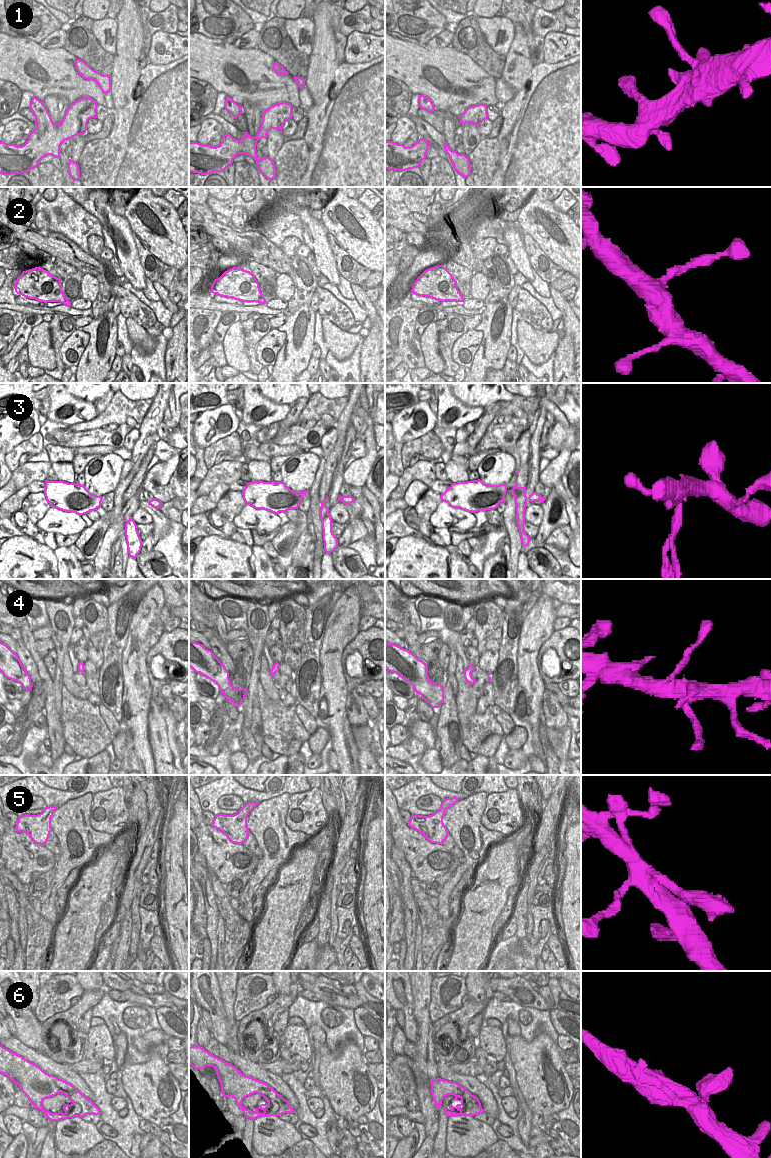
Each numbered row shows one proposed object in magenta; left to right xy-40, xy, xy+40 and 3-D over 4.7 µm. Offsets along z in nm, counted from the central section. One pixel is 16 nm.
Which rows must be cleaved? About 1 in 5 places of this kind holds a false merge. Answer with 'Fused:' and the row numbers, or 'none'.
Fused: none

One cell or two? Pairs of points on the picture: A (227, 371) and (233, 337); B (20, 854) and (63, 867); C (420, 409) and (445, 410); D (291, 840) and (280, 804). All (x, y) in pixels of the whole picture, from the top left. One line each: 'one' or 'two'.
A: two
B: two
C: two
D: one

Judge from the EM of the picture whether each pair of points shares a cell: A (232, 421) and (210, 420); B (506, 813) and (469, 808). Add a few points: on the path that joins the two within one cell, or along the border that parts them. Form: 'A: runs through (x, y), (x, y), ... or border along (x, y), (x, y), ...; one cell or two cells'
A: runs through (229, 415), (222, 412), (216, 417); one cell
B: border along (488, 794), (481, 823), (495, 831); two cells

